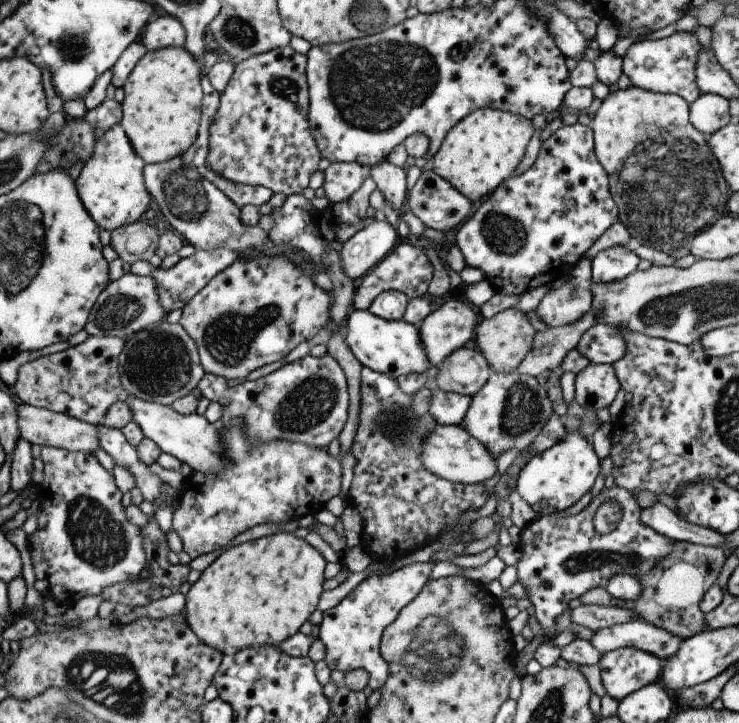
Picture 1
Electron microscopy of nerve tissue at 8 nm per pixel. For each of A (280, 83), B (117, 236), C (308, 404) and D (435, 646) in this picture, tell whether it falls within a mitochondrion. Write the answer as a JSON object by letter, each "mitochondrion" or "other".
{"A":"mitochondrion","B":"other","C":"mitochondrion","D":"mitochondrion"}

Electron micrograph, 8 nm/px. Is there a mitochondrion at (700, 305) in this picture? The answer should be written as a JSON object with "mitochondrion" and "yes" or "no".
{"mitochondrion":"yes"}

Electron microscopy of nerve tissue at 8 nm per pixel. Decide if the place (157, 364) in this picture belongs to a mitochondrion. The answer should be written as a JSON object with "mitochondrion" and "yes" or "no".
{"mitochondrion":"yes"}

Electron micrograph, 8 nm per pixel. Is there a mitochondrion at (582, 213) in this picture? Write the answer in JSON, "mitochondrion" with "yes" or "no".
{"mitochondrion":"no"}

